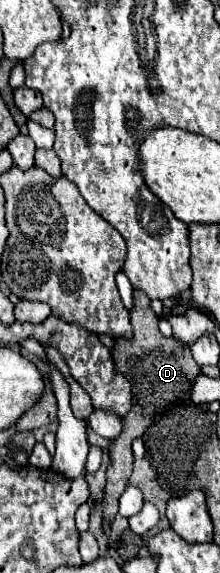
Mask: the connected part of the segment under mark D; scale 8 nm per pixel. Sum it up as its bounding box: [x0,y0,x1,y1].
[101,289,201,519]

